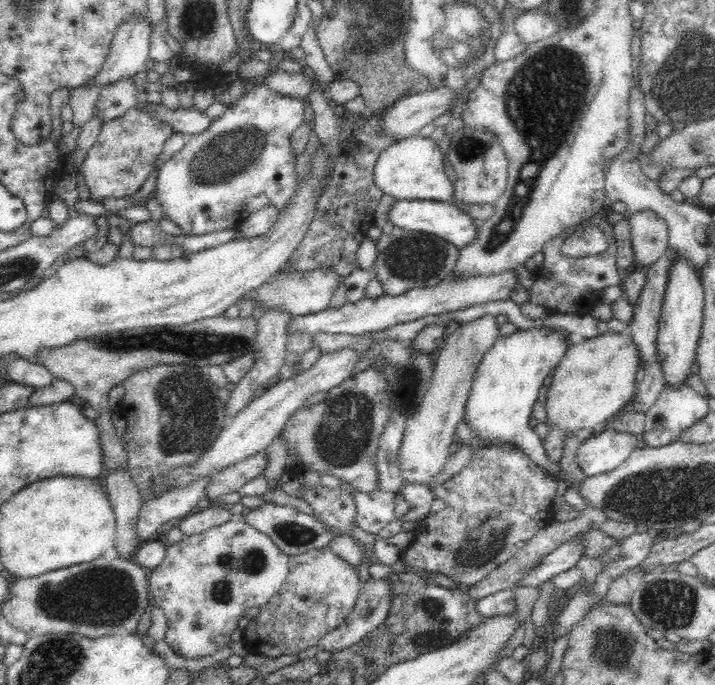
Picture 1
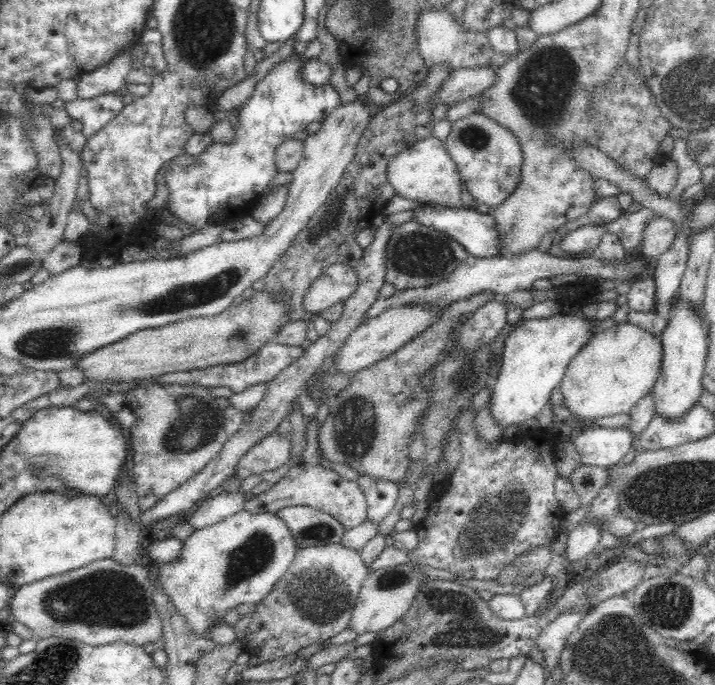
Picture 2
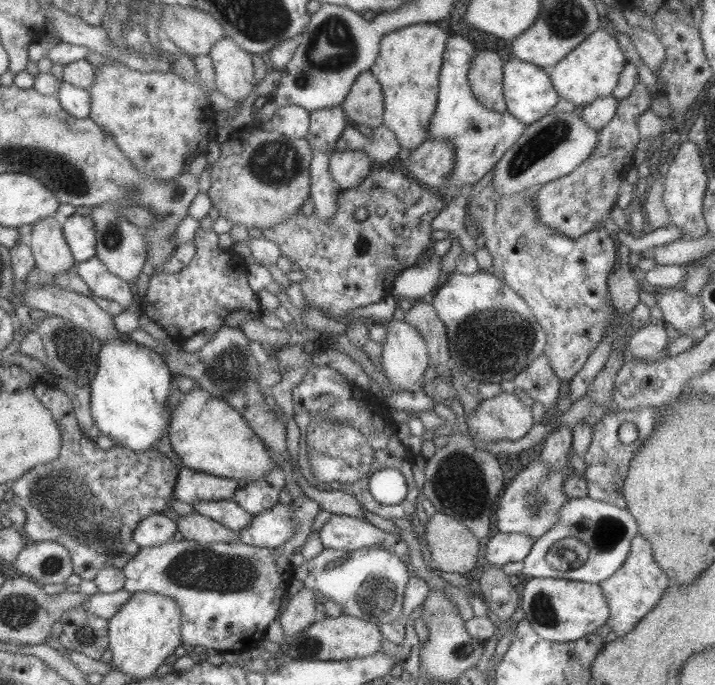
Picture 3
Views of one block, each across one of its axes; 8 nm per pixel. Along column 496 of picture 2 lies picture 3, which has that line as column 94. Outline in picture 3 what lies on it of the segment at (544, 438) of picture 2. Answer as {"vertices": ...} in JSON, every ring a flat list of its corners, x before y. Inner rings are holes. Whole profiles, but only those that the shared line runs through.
{"vertices":[[54,381,50,382,38,382,32,388,33,394,38,398,38,401,51,413,53,421,57,422,59,428,59,435,61,436,61,450,59,450,59,456,47,464,37,465,30,469,29,472,24,473,15,481,10,483,10,489,12,490,13,498,10,501,11,504,17,505,25,512,25,522,23,525,23,533,31,538,33,541,50,540,55,543,62,544,69,552,70,562,72,563,72,570,75,575,78,575,81,580,93,580,95,574,99,572,101,568,119,568,122,569,131,557,139,552,139,546,132,541,131,533,137,523,146,516,153,513,160,513,163,510,169,509,169,504,173,500,173,486,175,486,175,480,177,480,177,466,166,458,163,454,160,454,156,450,145,450,145,452,131,452,127,448,121,448,117,445,113,445,109,450,101,450,98,448,95,441,85,438,79,430,78,422,73,414,73,406,69,396,65,392,59,390]]}

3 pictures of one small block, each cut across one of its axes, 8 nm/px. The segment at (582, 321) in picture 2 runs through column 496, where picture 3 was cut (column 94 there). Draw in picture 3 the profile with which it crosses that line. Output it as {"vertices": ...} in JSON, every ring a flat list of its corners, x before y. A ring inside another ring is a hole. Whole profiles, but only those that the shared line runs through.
{"vertices":[[127,339,105,341,97,351,97,370,88,384,89,410,95,427,103,436,110,439,113,445,127,448,131,452,151,450,156,440,160,440,165,431,167,434,169,428,171,408,166,408,166,400,171,377,172,374,164,363,163,355,158,352]]}

